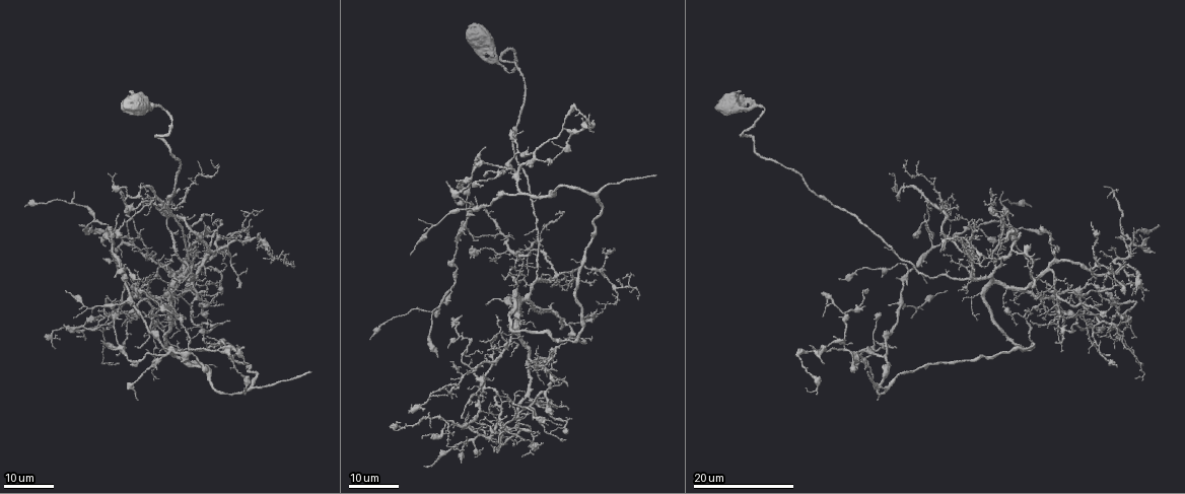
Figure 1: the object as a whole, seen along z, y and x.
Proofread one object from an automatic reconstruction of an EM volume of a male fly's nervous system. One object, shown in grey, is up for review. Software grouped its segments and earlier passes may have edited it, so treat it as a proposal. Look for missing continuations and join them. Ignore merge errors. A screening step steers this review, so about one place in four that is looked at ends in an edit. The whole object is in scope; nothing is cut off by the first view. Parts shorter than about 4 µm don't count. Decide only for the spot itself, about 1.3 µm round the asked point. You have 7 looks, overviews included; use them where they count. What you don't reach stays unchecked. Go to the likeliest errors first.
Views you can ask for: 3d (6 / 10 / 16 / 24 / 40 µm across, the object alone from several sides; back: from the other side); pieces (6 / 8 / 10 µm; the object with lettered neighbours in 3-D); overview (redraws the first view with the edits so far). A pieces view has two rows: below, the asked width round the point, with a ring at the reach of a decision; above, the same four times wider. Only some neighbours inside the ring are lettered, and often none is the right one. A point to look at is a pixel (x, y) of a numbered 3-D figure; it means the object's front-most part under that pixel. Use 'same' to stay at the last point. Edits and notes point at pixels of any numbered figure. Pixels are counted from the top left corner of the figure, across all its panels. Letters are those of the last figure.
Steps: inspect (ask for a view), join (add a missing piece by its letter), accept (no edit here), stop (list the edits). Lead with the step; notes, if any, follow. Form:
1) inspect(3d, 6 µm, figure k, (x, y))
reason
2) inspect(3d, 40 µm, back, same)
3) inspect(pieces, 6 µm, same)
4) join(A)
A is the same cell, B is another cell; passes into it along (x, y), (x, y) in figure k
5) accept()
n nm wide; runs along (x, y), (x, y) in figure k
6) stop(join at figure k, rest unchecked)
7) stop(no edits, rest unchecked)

inspect(3d, 16 µm, figure 1, (309, 372))
free end

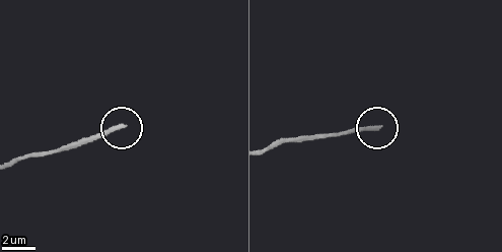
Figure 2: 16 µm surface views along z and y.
inspect(pieces, 6 µm, figure 2, (122, 126))
see the neighbours

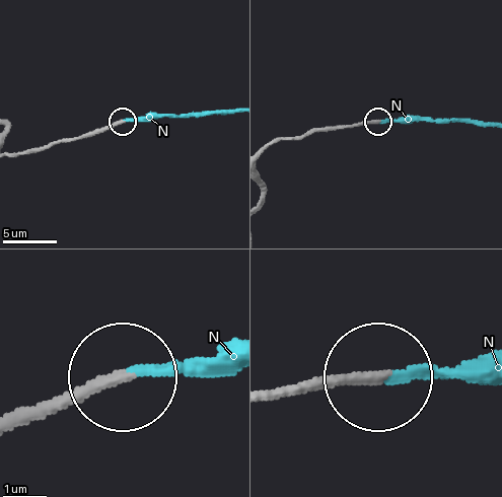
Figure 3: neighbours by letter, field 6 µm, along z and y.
join(N)
N is the same cell; the cell continues

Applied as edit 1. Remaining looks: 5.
inspect(3d, 16 µm, figure 1, (1132, 316))
free end

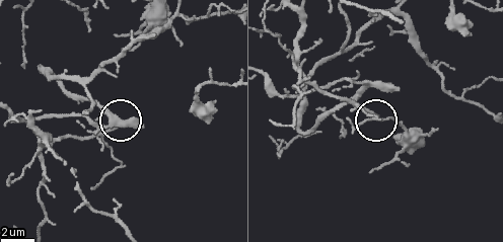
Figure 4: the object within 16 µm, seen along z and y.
inspect(pieces, 6 µm, same)

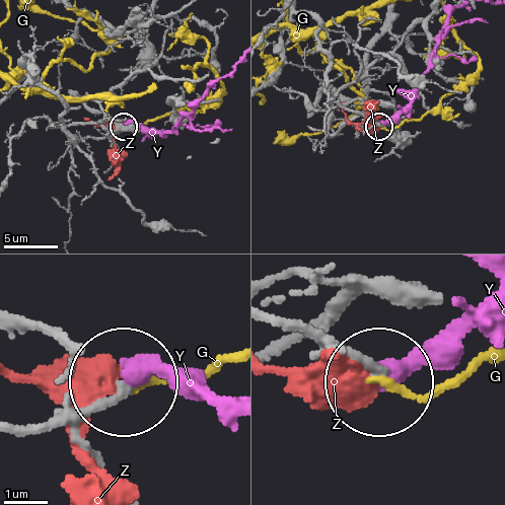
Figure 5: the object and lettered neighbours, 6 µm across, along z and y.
accept()
G, Y and Z are other cells; none of them fits

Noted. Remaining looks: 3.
inspect(3d, 16 µm, figure 1, (923, 216))

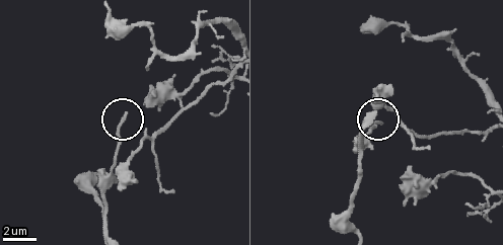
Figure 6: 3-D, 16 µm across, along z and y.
inspect(pieces, 6 µm, figure 6, (126, 113))
see the neighbours

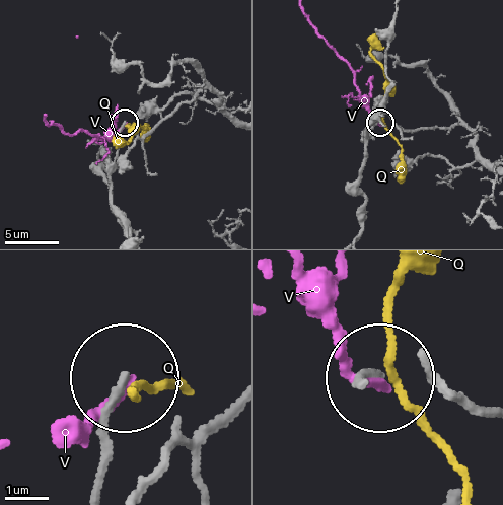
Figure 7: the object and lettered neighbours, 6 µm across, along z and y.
accept()
Q and V are other cells; runs along (98, 483), (98, 439), (121, 377) in figure 7; none of them fits

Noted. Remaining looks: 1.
stop(join at figure 3, rest unchecked)

